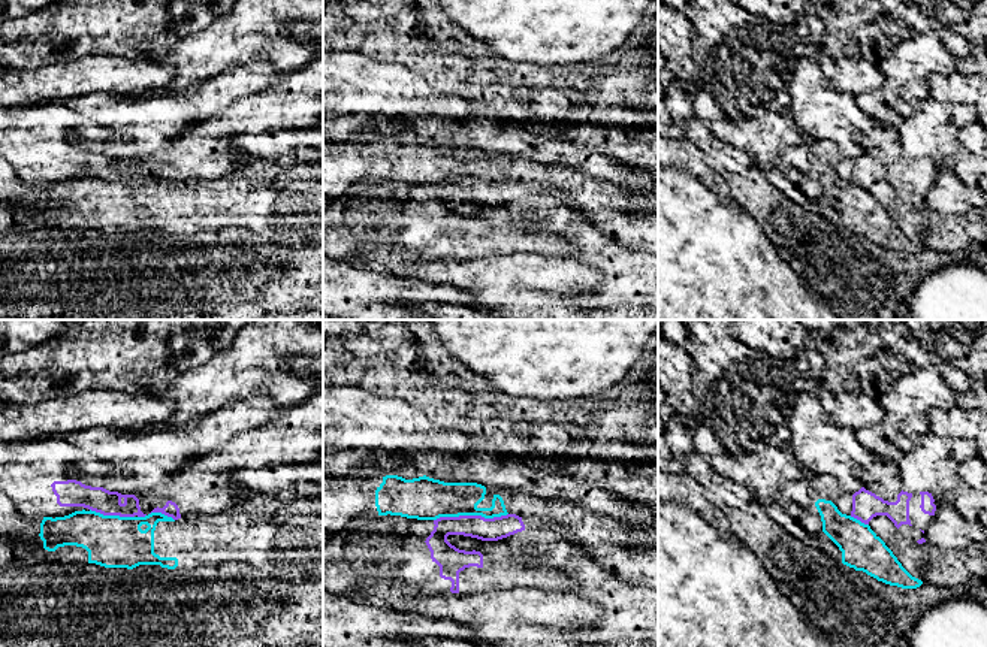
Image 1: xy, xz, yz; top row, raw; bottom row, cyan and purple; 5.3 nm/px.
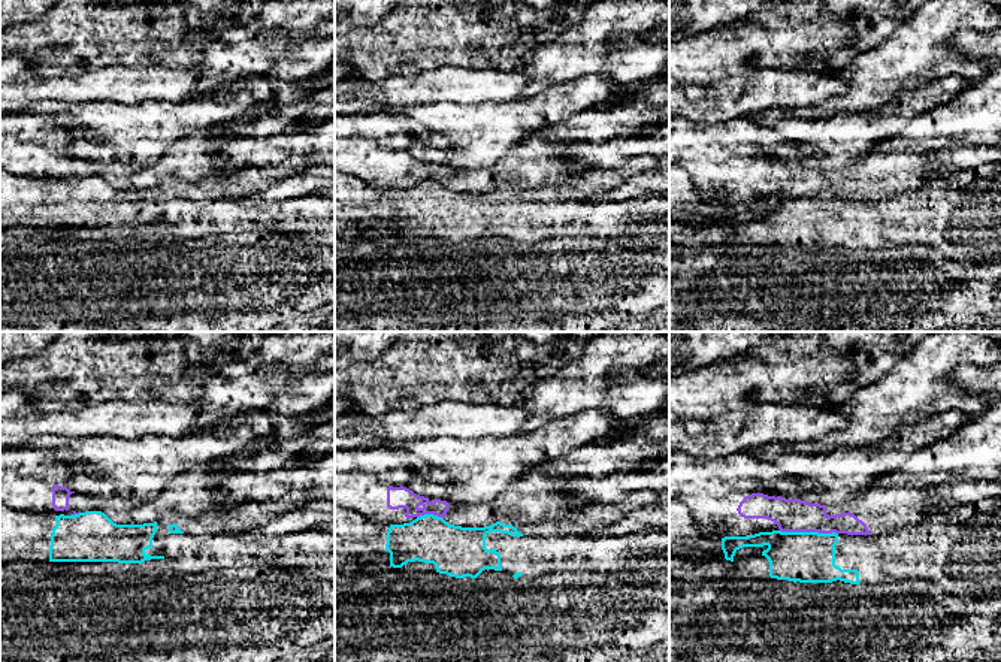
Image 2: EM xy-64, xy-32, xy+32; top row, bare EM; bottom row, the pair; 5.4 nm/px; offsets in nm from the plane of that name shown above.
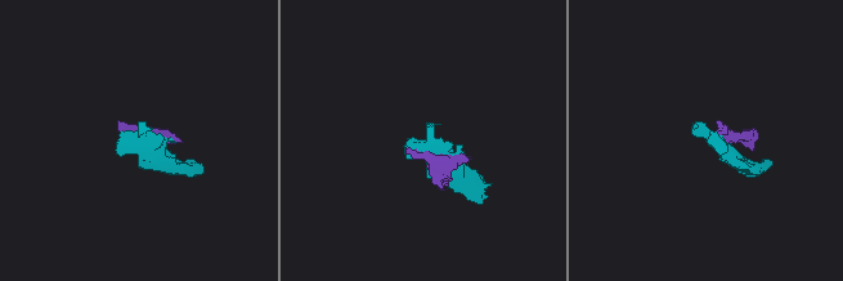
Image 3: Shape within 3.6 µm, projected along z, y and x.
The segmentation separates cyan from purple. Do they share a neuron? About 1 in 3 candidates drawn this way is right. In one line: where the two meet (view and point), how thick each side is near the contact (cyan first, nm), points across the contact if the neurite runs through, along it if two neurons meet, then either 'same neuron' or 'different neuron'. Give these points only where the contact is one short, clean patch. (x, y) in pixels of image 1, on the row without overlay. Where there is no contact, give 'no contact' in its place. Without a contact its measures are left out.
contact xz (470, 180); calibres 220 and 130 nm; different neuron

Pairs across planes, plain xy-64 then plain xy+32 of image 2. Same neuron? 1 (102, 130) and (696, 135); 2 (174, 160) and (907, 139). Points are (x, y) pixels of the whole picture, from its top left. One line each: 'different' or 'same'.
1: same
2: same

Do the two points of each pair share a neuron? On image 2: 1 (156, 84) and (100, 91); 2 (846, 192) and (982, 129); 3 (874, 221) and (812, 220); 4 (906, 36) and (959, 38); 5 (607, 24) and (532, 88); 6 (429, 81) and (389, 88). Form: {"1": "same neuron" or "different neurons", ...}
{"1": "same neuron", "2": "same neuron", "3": "same neuron", "4": "different neurons", "5": "same neuron", "6": "same neuron"}

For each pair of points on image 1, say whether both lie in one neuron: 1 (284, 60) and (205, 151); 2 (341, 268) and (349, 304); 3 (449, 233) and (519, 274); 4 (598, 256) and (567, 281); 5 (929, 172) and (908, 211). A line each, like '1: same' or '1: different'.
1: different
2: same
3: different
4: different
5: different

